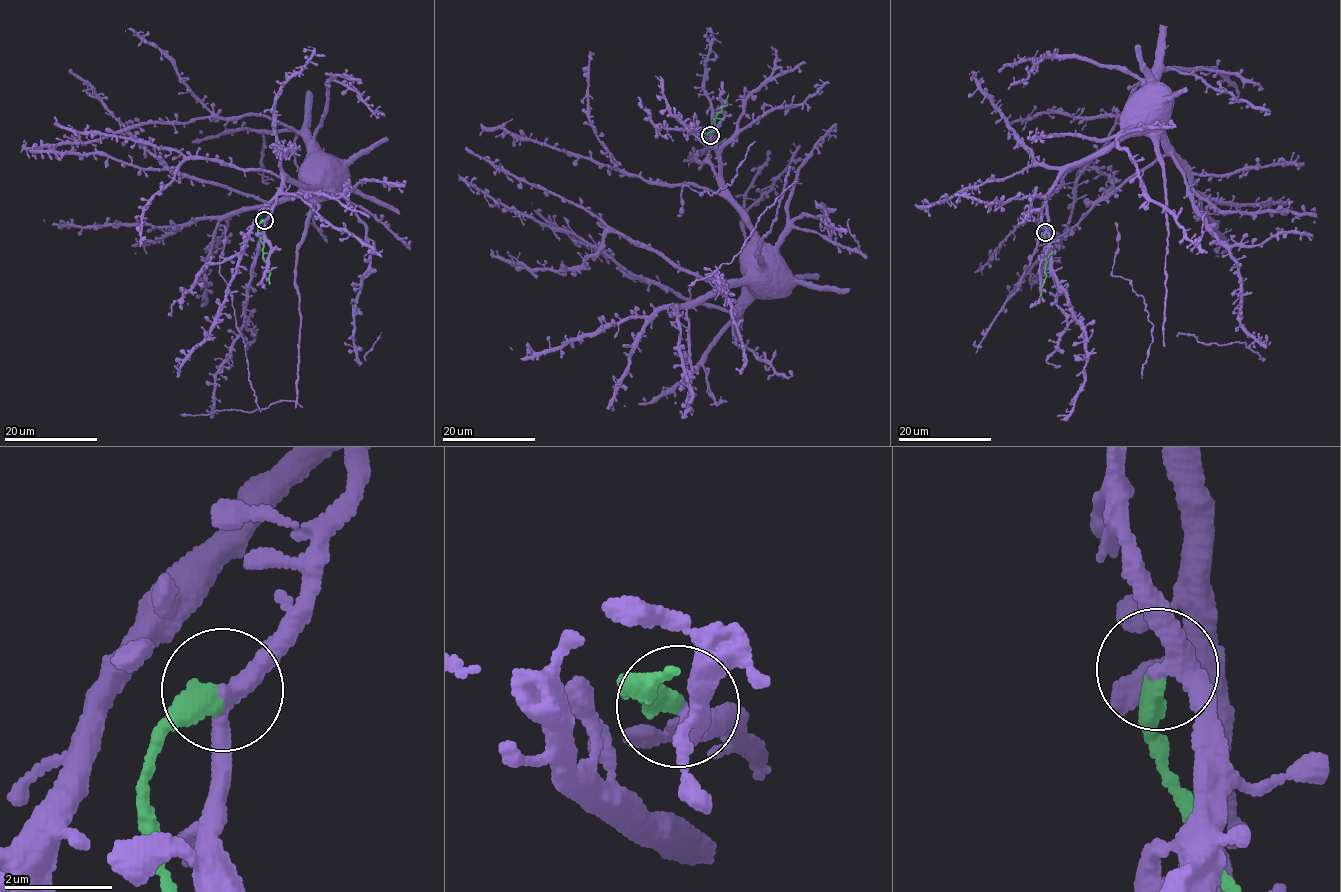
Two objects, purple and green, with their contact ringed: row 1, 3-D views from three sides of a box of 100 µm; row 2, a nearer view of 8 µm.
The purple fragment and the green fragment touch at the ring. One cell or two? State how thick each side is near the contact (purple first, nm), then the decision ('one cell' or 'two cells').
340/440 nm | two cells

